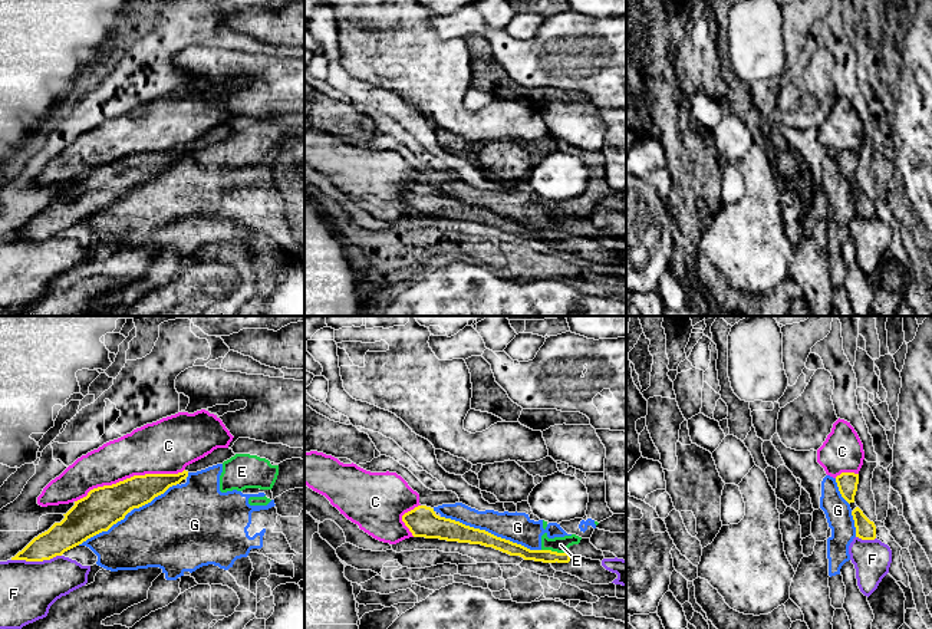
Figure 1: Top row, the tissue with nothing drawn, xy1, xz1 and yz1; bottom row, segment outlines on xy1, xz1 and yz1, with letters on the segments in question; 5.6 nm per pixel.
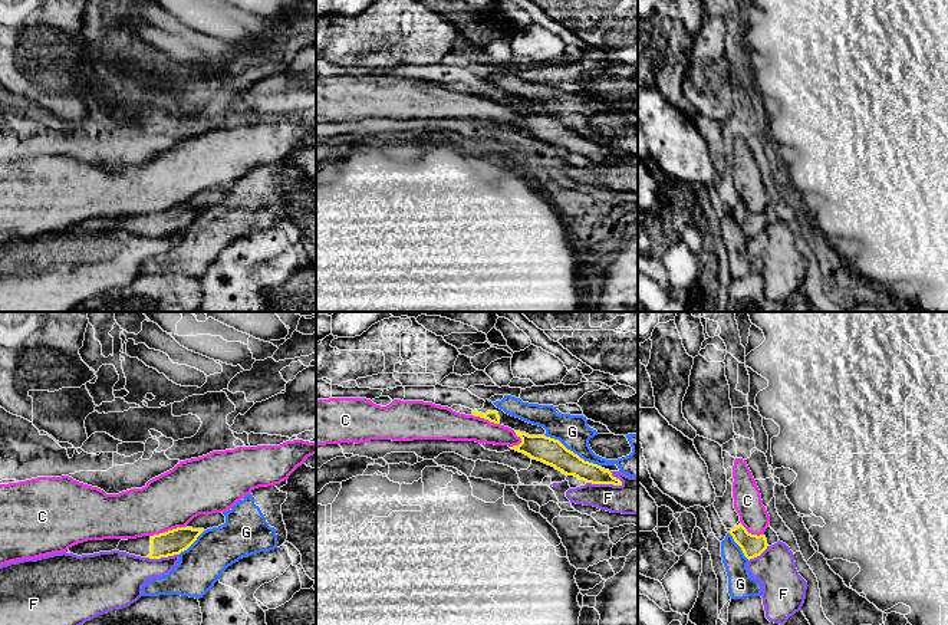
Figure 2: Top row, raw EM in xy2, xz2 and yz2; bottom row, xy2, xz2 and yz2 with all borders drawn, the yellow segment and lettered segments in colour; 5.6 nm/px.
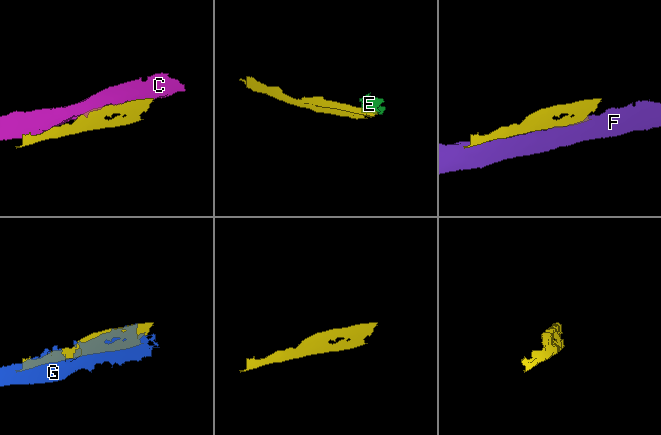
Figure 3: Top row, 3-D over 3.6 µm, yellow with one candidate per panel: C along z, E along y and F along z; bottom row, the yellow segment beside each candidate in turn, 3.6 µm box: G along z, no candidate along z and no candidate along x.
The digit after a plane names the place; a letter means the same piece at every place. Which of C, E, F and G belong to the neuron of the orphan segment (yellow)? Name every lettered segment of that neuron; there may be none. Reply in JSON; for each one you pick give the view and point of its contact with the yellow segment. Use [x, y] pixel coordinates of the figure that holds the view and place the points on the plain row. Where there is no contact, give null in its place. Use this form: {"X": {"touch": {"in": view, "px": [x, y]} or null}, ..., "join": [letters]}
{"join": []}

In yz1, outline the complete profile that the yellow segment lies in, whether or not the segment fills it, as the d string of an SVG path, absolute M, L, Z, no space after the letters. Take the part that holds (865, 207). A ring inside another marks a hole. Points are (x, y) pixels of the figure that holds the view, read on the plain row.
M856 185L852 190L854 205L856 205L856 215L862 218L875 218L876 217L876 204L870 200L863 190Z

